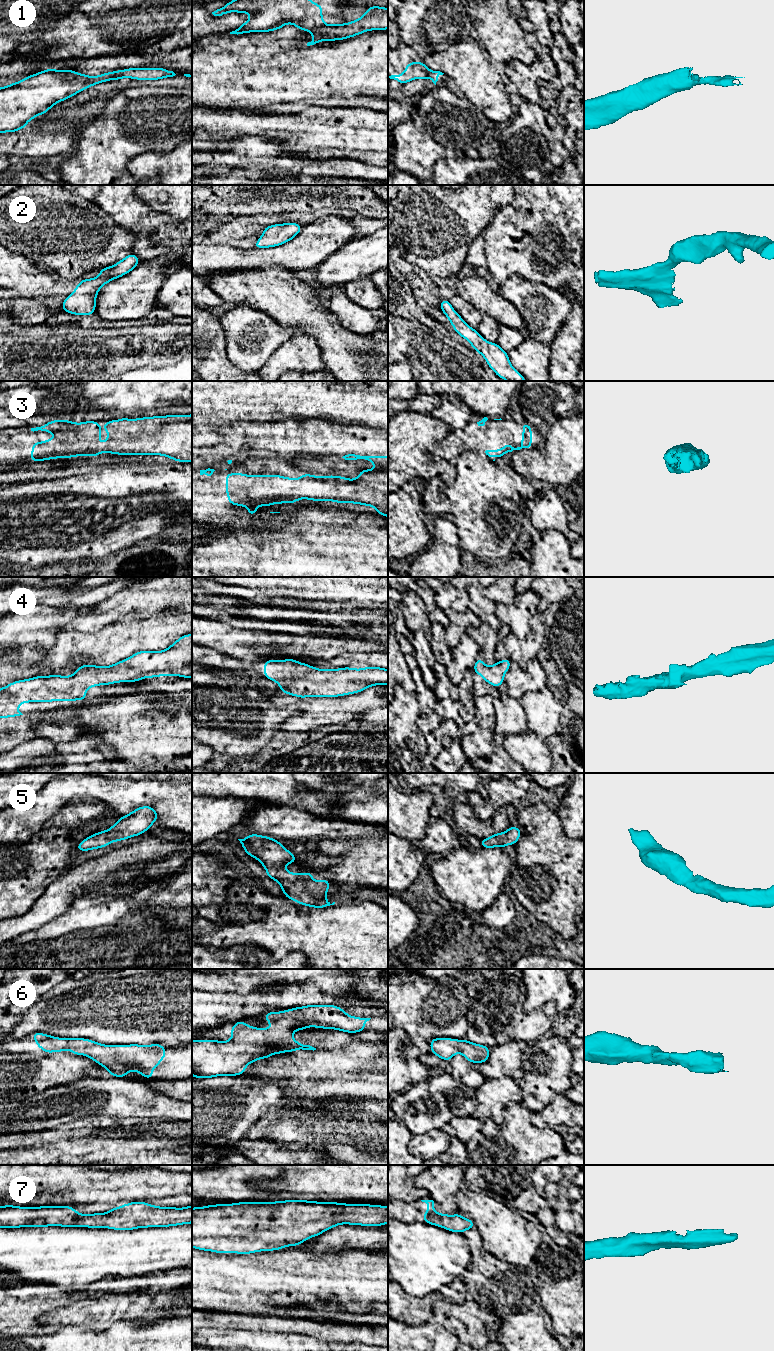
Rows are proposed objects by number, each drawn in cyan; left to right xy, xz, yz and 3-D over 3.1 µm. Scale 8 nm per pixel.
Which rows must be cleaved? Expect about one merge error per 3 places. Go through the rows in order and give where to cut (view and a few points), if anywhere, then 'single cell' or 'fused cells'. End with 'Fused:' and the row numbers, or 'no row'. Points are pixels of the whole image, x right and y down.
1: cut in xz along (324, 25), (311, 32); fused cells
2: no cut; single cell
3: no cut; single cell
4: no cut; single cell
5: no cut; single cell
6: no cut; single cell
7: no cut; single cell
Fused: 1

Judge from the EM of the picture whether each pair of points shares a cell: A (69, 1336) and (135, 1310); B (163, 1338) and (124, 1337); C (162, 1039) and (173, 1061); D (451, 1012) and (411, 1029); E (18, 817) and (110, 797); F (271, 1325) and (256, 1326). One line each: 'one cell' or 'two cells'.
A: two cells
B: one cell
C: two cells
D: one cell
E: one cell
F: one cell

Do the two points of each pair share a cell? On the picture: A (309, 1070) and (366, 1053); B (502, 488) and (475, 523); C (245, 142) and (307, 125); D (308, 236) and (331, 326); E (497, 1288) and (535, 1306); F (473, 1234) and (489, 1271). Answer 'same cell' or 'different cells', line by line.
A: same cell
B: same cell
C: different cells
D: different cells
E: same cell
F: same cell

